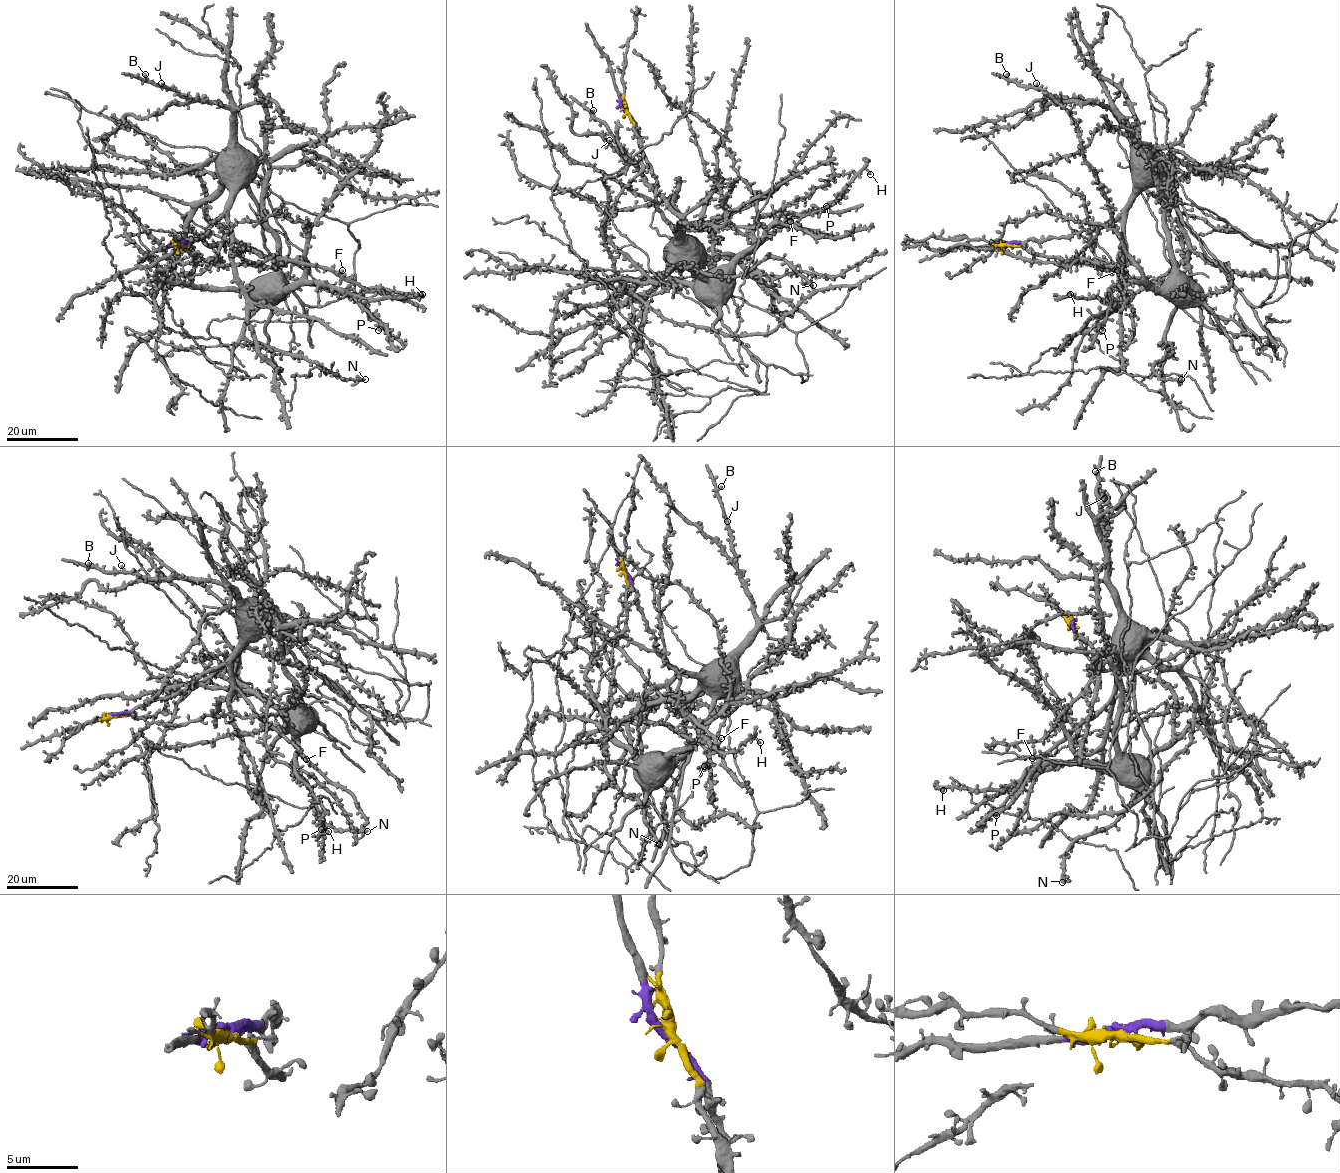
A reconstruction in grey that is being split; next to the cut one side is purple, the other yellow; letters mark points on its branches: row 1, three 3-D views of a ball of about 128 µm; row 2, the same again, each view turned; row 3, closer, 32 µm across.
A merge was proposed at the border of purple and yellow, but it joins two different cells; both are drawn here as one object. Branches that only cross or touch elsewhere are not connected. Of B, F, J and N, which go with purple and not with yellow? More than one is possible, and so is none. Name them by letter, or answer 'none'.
B, F, J

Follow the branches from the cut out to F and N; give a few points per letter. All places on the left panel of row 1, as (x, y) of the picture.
F: (178, 244), (202, 238), (208, 228), (224, 217), (228, 231), (244, 246), (261, 254), (342, 270)
N: (178, 244), (193, 260), (157, 277), (246, 292), (259, 304), (246, 323), (249, 340), (365, 379)

